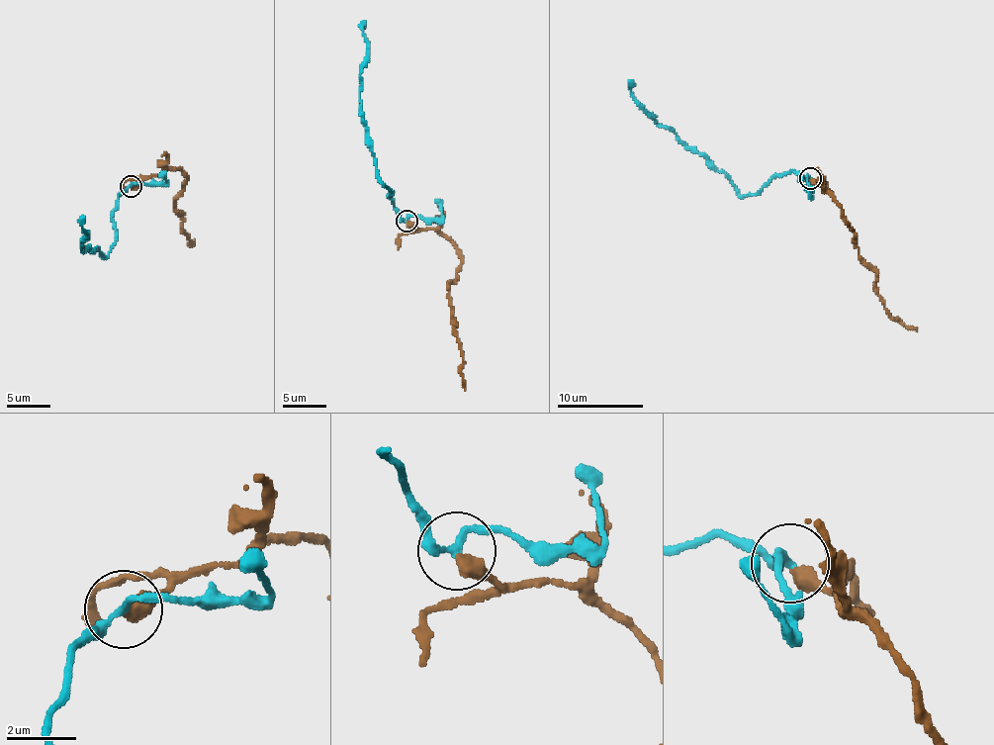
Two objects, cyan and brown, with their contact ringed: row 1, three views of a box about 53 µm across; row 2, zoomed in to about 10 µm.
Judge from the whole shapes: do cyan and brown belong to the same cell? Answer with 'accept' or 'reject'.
reject

